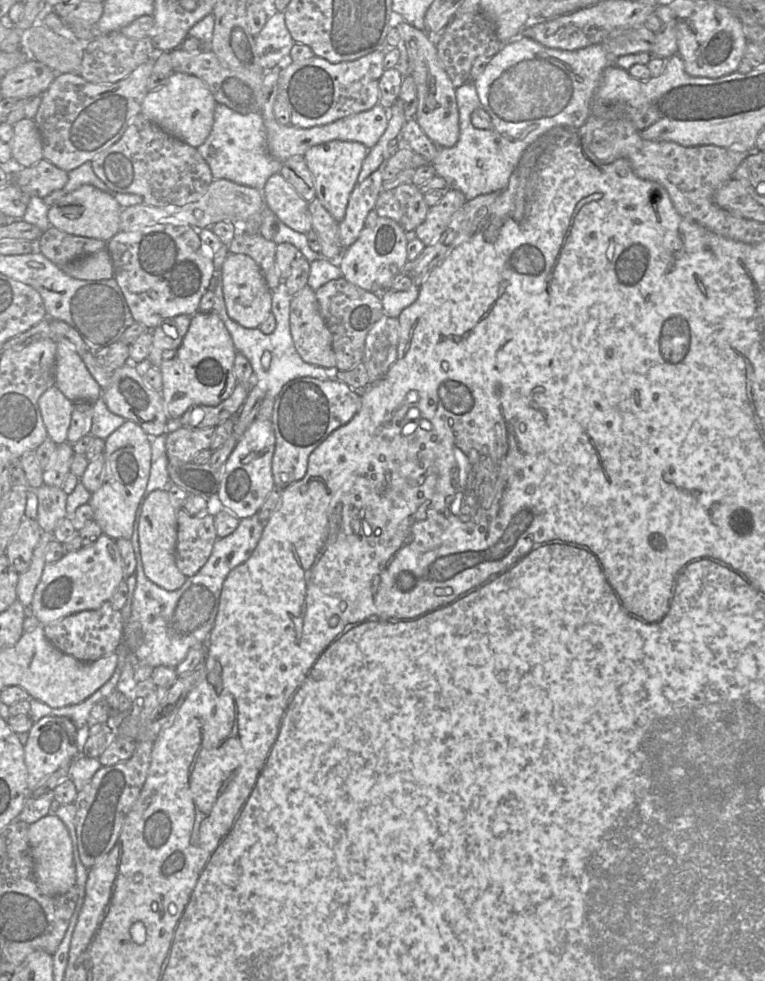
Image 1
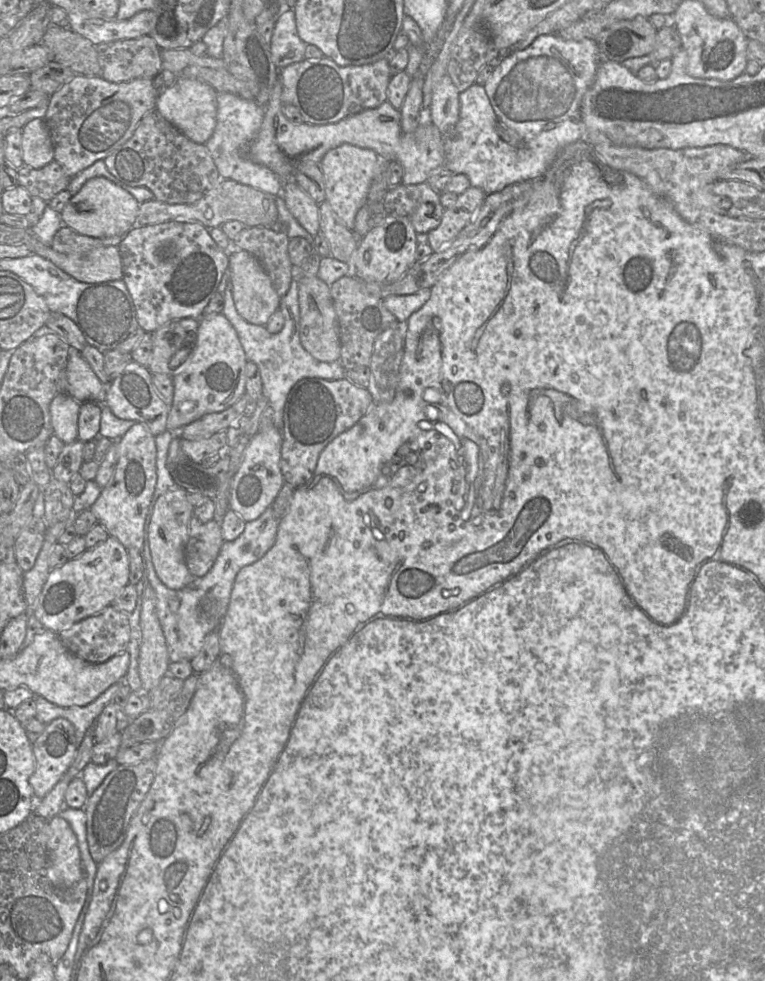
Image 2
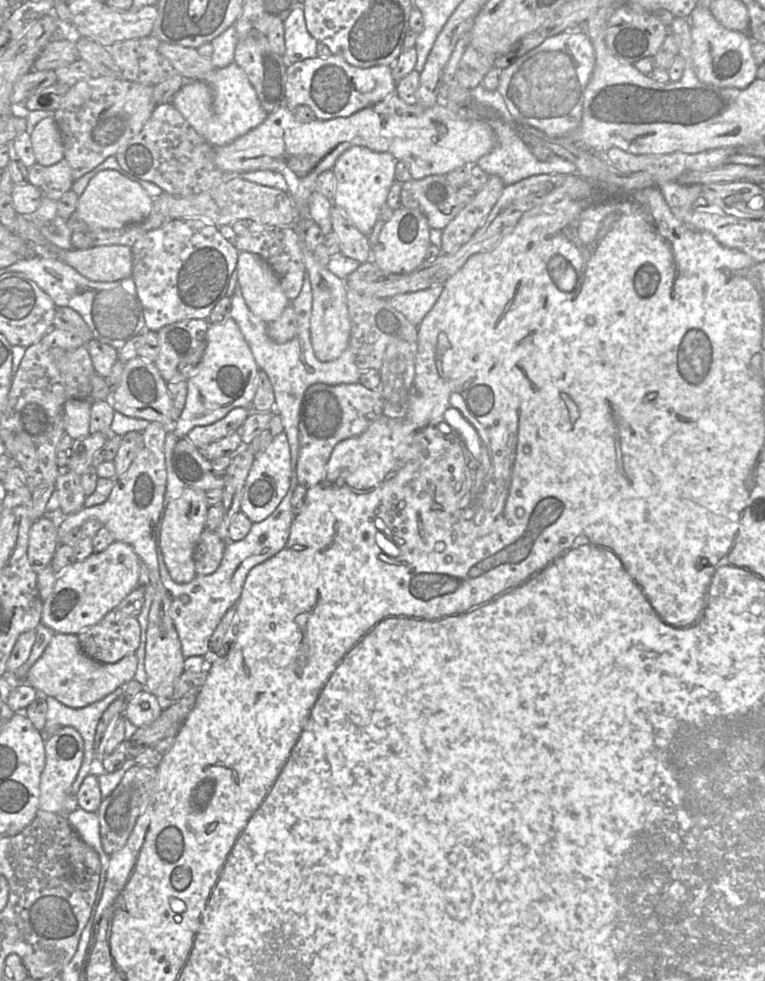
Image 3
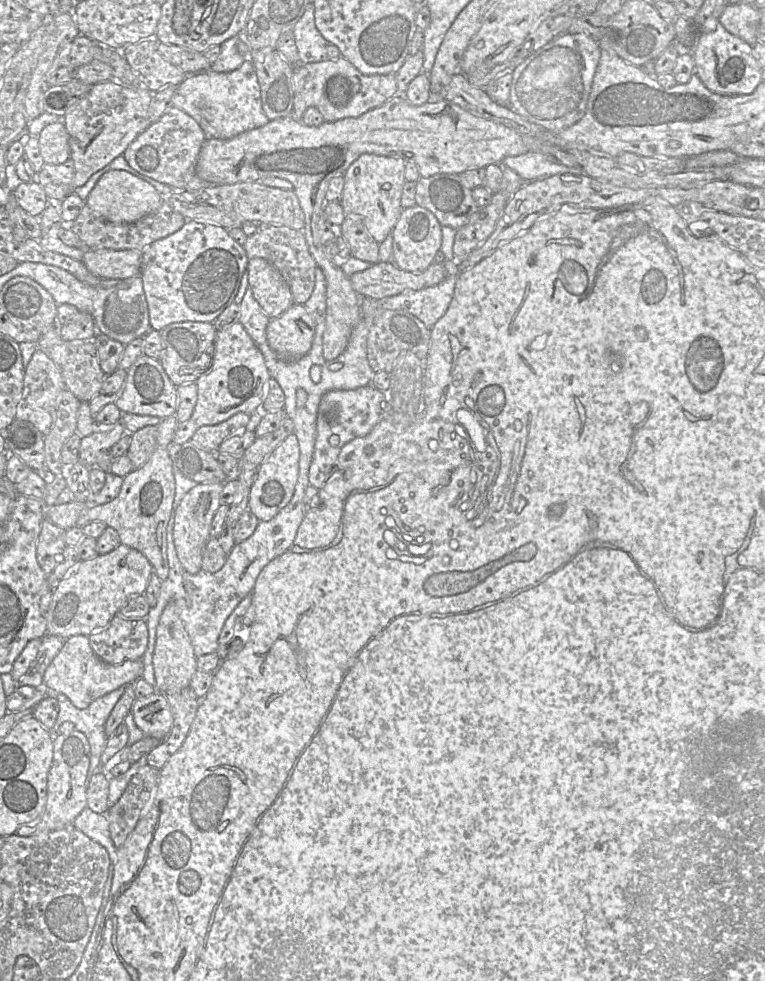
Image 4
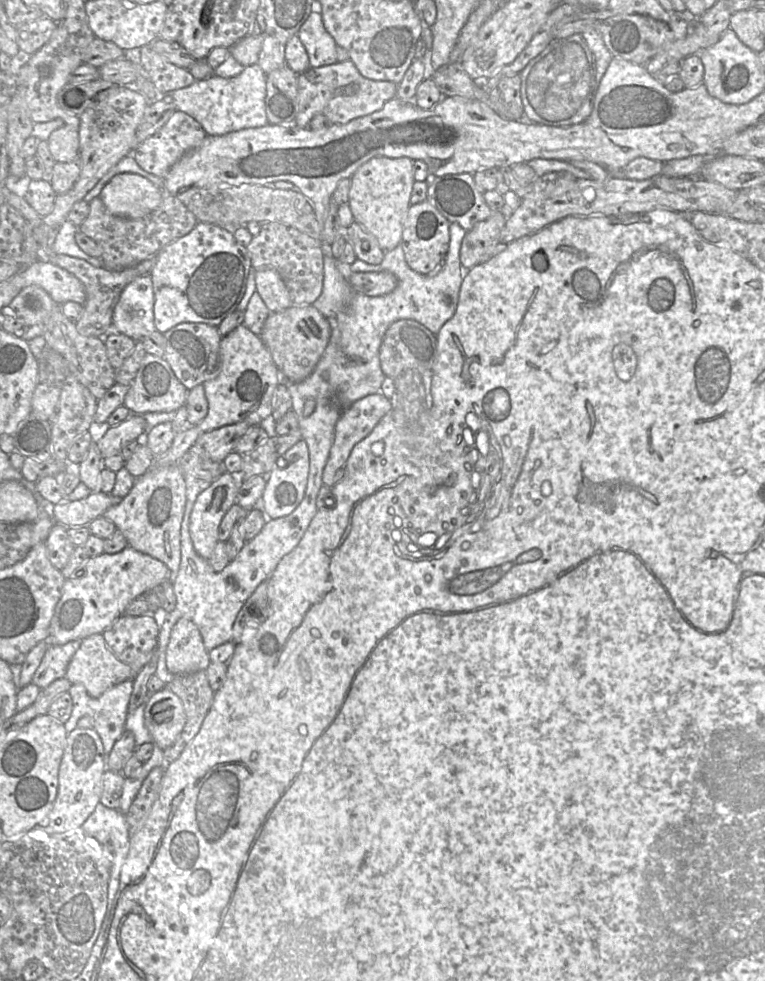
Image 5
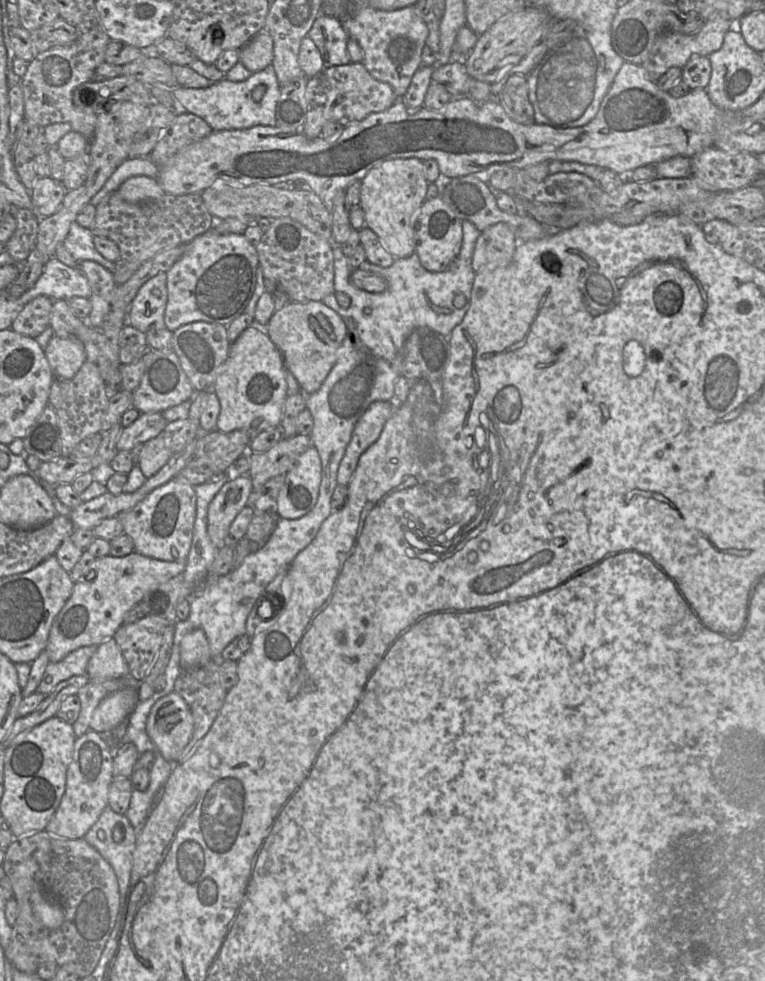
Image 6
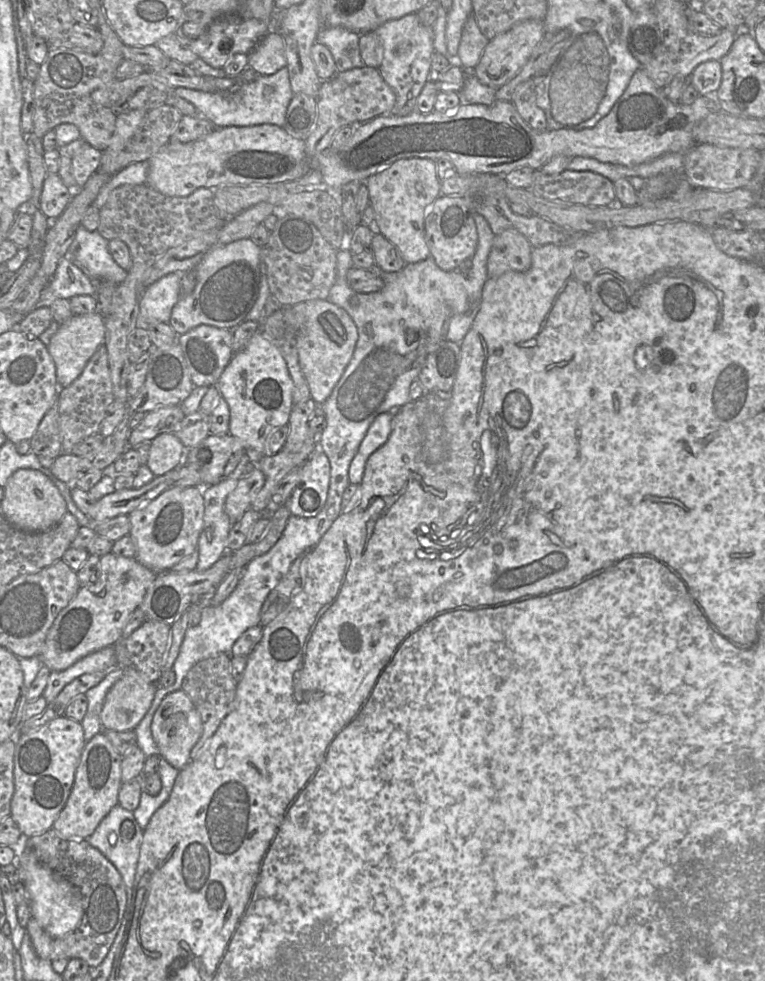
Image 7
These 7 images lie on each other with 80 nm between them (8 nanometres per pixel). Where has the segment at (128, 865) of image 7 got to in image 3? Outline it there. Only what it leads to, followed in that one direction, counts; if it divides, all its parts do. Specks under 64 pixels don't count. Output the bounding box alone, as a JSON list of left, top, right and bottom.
[66,808,109,877]

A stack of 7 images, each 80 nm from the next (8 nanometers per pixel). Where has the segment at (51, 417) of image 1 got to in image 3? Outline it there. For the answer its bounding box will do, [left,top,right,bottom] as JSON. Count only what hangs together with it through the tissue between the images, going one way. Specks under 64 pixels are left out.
[62,398,91,440]

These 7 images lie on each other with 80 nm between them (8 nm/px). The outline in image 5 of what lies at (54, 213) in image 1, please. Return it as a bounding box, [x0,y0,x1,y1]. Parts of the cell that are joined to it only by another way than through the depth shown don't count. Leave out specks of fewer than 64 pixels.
[99,173,163,219]

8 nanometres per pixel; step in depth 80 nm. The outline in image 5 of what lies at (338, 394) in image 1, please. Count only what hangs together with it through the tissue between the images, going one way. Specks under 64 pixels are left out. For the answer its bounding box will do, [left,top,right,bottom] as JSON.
[322,392,393,487]

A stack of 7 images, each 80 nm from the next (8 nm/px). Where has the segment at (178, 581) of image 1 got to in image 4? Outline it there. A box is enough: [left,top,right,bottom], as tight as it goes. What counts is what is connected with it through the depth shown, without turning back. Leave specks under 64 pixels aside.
[173,483,224,574]

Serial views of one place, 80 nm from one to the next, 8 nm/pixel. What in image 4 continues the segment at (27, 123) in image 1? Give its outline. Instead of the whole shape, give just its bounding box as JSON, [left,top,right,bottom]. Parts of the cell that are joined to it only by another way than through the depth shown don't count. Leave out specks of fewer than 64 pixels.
[37,122,71,164]

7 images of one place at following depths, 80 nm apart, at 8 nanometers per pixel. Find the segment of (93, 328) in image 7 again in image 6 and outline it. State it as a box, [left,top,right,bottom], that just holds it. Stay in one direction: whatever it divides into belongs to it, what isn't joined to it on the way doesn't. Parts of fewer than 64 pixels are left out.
[44,335,86,379]

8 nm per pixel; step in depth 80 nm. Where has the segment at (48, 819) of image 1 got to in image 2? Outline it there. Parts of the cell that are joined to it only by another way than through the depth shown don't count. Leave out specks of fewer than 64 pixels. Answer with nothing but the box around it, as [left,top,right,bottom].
[45,817,87,888]

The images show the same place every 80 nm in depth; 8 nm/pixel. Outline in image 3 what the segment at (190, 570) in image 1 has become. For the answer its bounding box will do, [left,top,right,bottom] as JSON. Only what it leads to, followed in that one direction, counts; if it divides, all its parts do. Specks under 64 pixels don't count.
[194,529,226,575]

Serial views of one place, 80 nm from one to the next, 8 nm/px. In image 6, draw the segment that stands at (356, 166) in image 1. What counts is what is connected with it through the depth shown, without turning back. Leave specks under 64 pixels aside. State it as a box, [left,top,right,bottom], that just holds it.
[359,158,429,259]

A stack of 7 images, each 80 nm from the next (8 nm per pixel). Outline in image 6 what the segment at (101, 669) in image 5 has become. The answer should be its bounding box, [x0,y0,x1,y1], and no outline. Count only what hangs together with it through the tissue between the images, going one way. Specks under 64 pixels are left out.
[86,638,129,683]

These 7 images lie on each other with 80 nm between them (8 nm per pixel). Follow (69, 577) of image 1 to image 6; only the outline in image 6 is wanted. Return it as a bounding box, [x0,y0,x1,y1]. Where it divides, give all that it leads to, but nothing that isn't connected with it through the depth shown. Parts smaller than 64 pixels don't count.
[44,551,185,662]

